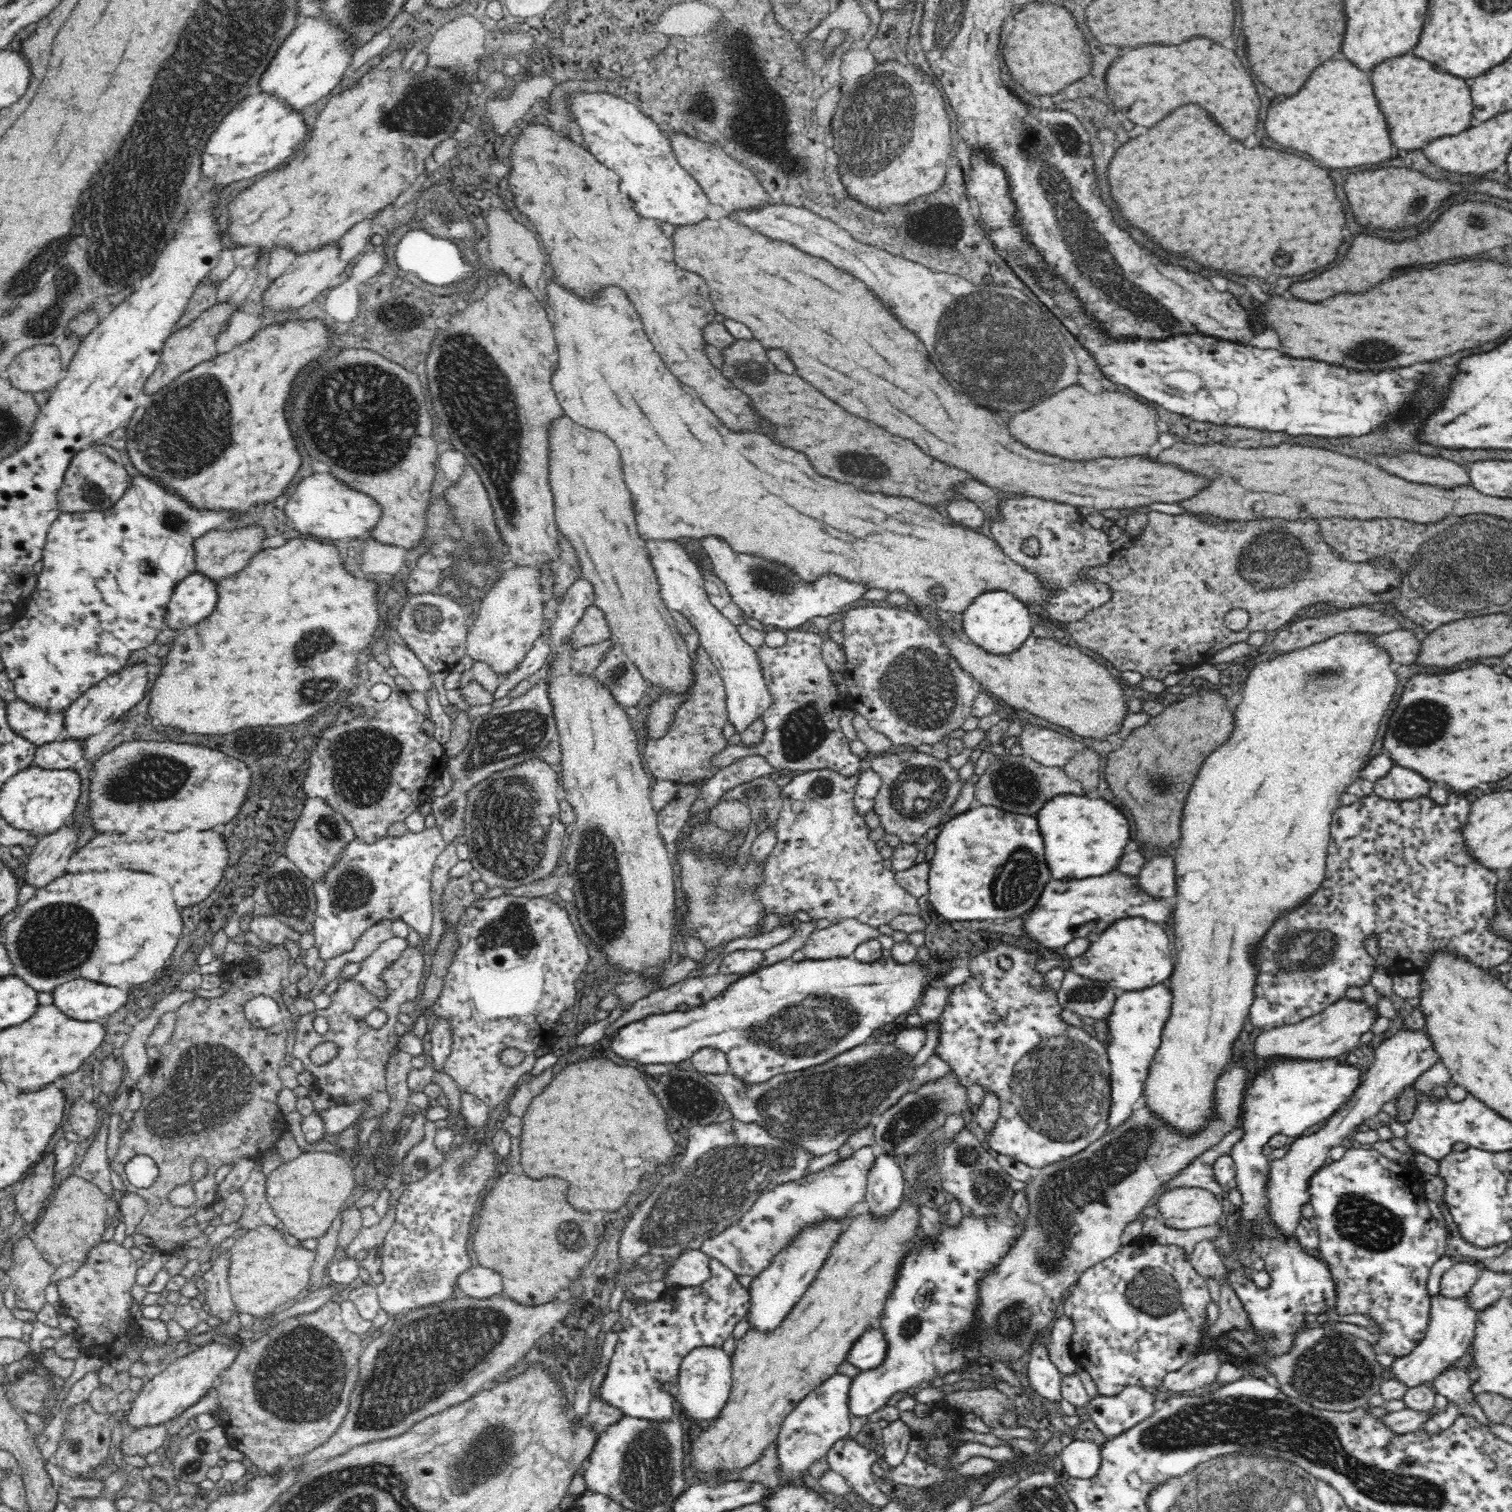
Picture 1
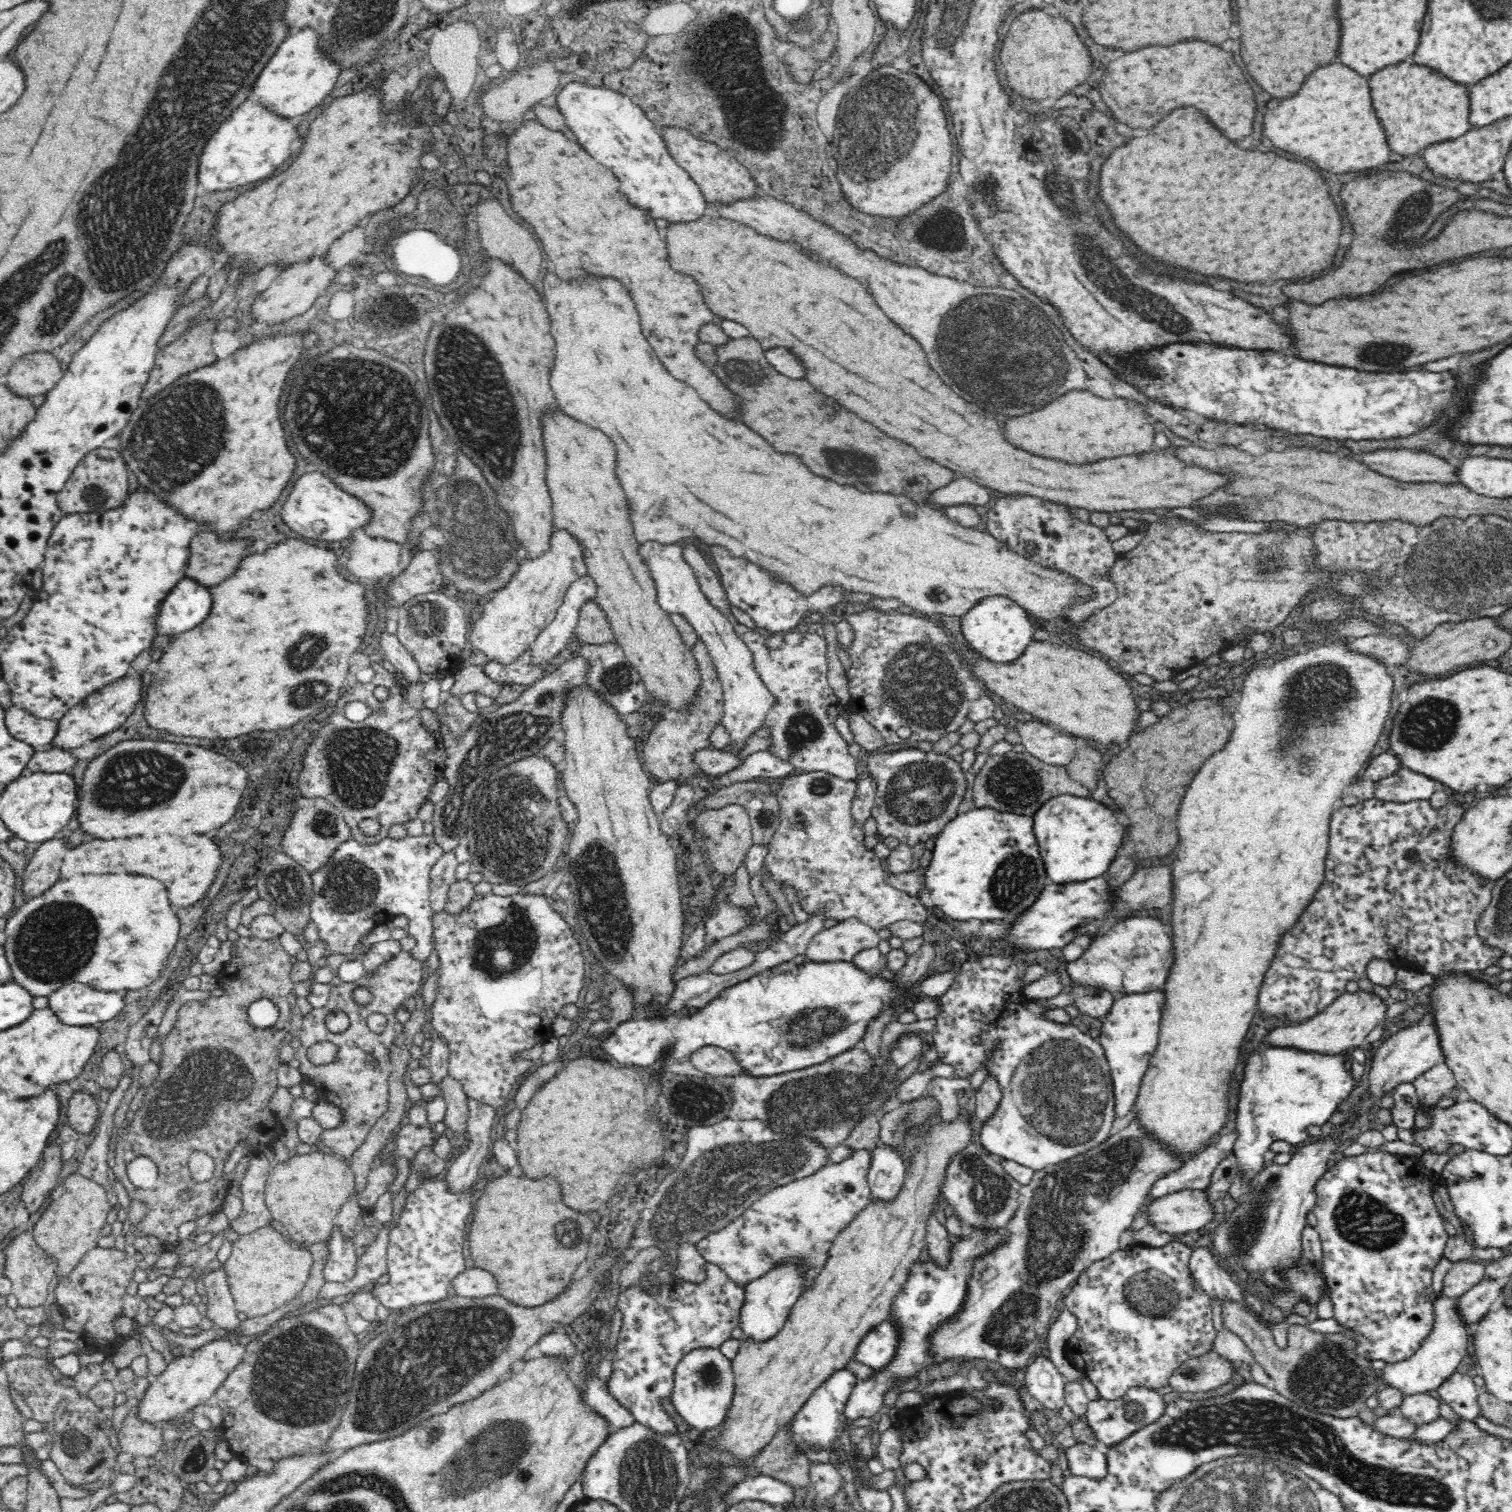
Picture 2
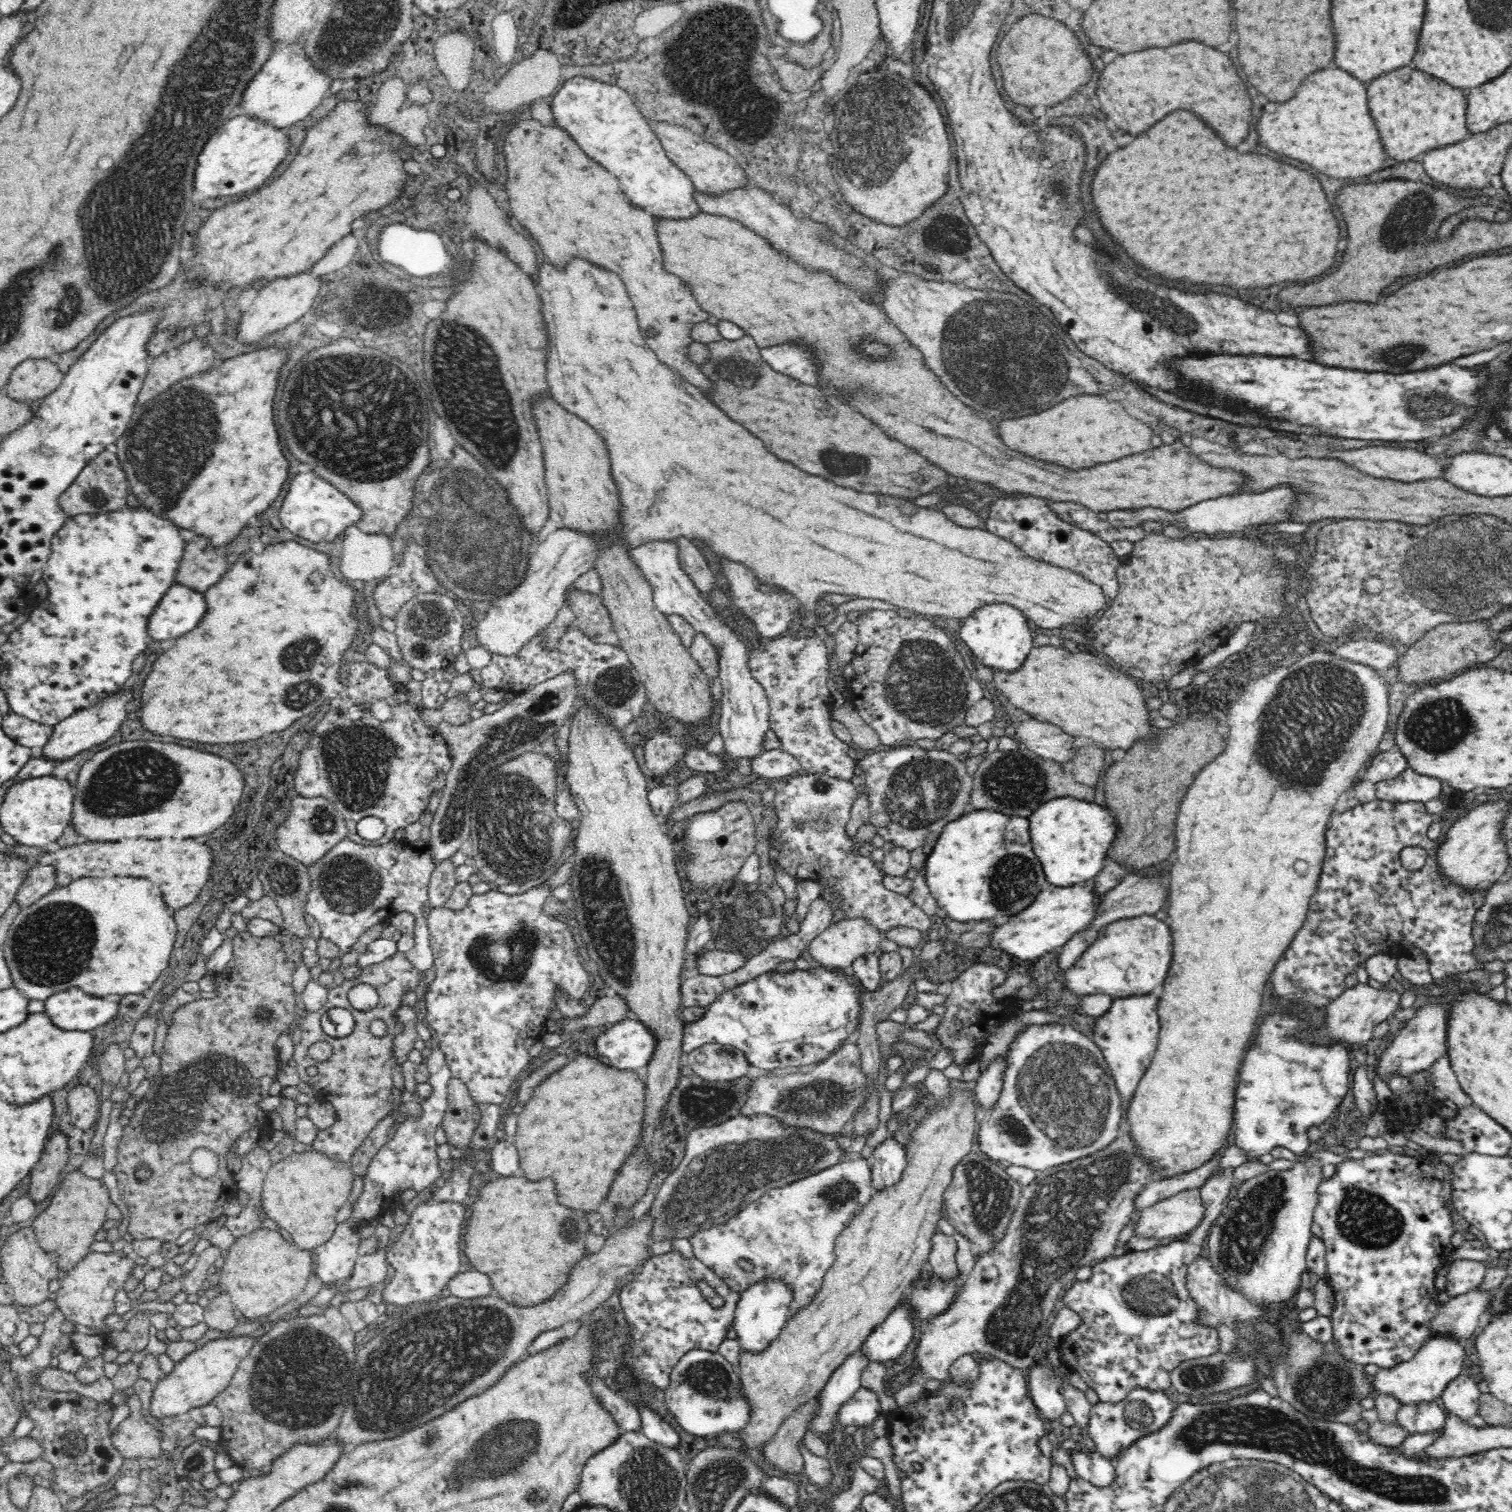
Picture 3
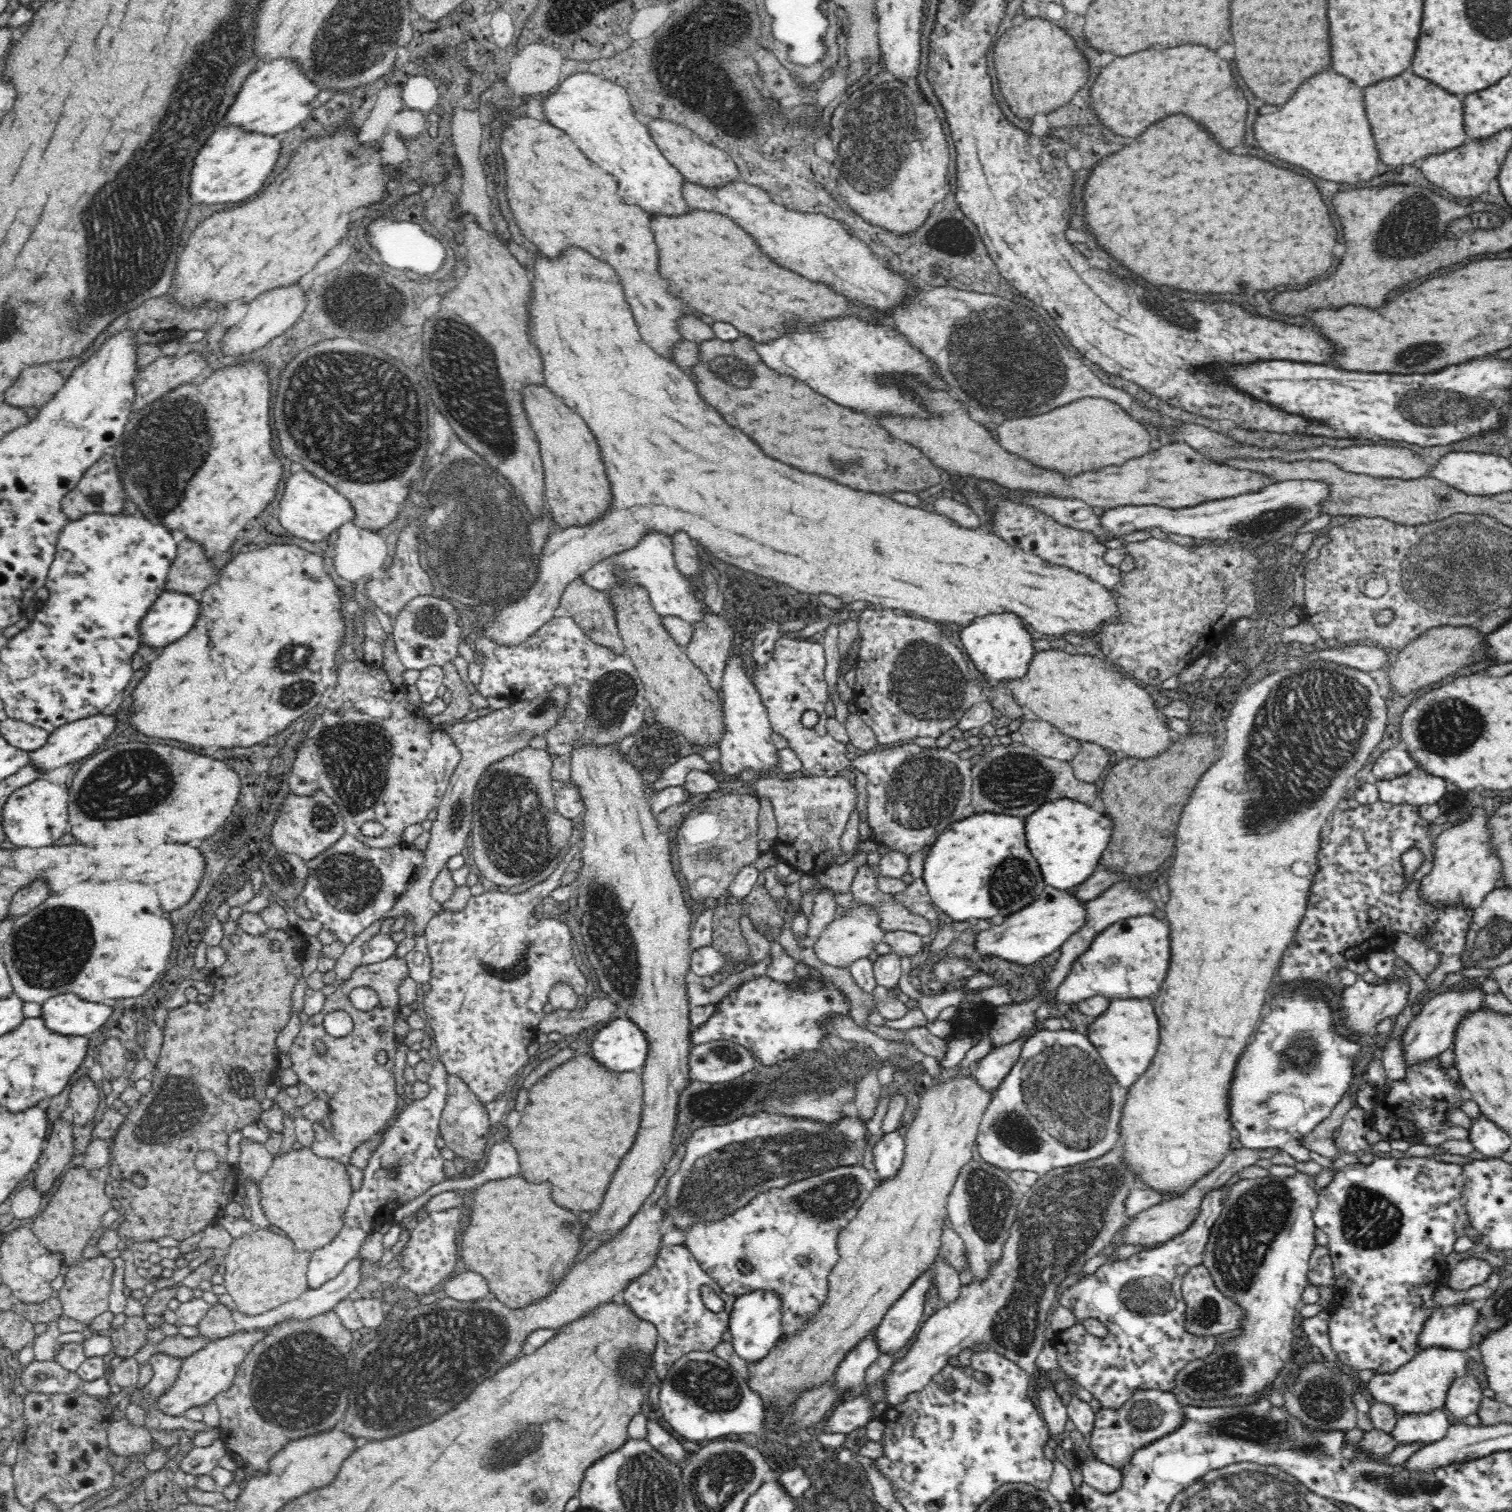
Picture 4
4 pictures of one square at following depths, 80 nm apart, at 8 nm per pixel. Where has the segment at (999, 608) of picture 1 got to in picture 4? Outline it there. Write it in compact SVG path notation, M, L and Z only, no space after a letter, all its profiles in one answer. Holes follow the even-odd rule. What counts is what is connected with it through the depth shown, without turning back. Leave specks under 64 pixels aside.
M1012 611L976 616L966 628L962 628L960 638L975 668L986 678L1001 684L1005 680L1021 677L1027 671L1035 651L1032 636L1026 630L1022 618Z

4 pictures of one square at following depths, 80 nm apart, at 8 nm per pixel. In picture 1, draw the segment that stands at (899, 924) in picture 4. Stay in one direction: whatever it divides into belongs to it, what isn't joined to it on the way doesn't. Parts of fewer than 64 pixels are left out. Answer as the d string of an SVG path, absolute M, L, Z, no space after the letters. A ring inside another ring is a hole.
M821 768L794 776L781 790L783 807L777 820L778 840L767 864L764 864L764 884L760 884L760 899L764 901L764 914L781 914L789 919L796 912L806 912L813 920L826 918L830 924L841 919L856 919L875 929L899 914L920 914L922 900L912 896L895 877L895 871L880 855L876 843L870 838L870 828L864 814L854 804L855 789L860 769L850 776L831 768Z

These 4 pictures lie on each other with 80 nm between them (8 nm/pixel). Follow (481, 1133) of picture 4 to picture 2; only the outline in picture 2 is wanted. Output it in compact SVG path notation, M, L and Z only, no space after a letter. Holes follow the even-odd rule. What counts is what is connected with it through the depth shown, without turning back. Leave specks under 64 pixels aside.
M450 1075L439 1082L441 1096L447 1104L447 1114L443 1123L457 1136L463 1136L466 1132L466 1120L468 1120L467 1096L461 1084Z

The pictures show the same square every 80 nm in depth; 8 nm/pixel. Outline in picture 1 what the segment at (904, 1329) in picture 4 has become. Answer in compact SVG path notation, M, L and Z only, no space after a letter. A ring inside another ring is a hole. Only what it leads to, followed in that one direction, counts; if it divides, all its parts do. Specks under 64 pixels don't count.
M880 1329L864 1331L846 1353L845 1361L858 1370L876 1368L885 1357L885 1340Z

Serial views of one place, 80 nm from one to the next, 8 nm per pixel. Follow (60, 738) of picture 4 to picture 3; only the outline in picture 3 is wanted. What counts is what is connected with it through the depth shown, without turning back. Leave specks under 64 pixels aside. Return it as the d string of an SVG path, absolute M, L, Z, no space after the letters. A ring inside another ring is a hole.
M131 682L114 692L105 694L89 707L76 709L76 712L55 724L51 739L43 746L42 755L52 759L62 759L64 762L75 754L89 750L105 742L110 736L114 736L122 726L122 722L126 720L128 704L134 700L134 690L129 685Z

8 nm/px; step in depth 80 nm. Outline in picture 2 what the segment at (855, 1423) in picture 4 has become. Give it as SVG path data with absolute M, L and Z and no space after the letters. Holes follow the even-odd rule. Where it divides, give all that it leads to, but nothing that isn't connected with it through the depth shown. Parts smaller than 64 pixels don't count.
M984 1227L964 1228L962 1236L954 1236L948 1233L949 1240L948 1260L946 1264L938 1263L935 1258L920 1260L909 1266L909 1272L905 1278L905 1283L891 1300L888 1319L897 1334L897 1347L888 1364L884 1365L875 1373L865 1379L858 1379L850 1391L844 1415L848 1420L856 1420L860 1417L875 1418L877 1411L883 1407L883 1398L894 1390L896 1386L902 1386L904 1382L910 1382L912 1378L918 1378L924 1370L936 1368L944 1361L950 1362L950 1358L940 1359L938 1355L932 1353L930 1349L930 1336L938 1332L944 1324L954 1320L968 1298L968 1288L970 1288L970 1278L974 1272L976 1261L980 1261L989 1255L994 1255L1004 1242L1006 1242L1005 1228L991 1230ZM990 1238L996 1238L994 1244ZM990 1242L990 1244L988 1244ZM924 1294L926 1298L924 1299Z

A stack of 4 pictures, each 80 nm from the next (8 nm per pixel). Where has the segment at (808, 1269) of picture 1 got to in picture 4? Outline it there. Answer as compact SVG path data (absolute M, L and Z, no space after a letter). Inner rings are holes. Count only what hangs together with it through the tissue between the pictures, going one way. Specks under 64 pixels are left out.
M756 1289L737 1296L729 1320L731 1343L738 1356L746 1362L758 1360L772 1350L773 1344L783 1336L782 1299L780 1293L770 1289Z

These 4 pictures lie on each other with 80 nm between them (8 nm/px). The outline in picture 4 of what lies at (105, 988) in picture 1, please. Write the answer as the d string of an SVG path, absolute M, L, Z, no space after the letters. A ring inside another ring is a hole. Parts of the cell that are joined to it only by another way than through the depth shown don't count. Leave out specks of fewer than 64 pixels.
M74 992L48 998L41 1007L48 1028L64 1035L91 1036L114 1012L106 1002L83 1000Z

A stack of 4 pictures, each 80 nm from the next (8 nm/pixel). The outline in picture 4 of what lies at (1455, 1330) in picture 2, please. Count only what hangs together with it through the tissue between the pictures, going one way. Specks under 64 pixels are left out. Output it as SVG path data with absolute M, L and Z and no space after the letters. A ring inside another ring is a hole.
M1430 1345L1419 1349L1416 1356L1406 1364L1400 1365L1390 1373L1374 1373L1365 1386L1371 1400L1386 1402L1396 1407L1396 1413L1425 1413L1431 1410L1443 1410L1447 1388L1466 1373L1468 1356L1460 1349Z

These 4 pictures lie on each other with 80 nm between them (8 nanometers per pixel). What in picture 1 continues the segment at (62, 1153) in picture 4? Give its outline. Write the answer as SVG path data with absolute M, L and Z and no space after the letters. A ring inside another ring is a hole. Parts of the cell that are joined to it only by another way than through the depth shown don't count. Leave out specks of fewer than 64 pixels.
M45 1153L43 1158L32 1166L32 1174L28 1172L24 1180L22 1179L20 1192L14 1196L14 1208L24 1224L30 1224L40 1218L44 1202L52 1192L52 1184L56 1187L55 1163L54 1153Z

